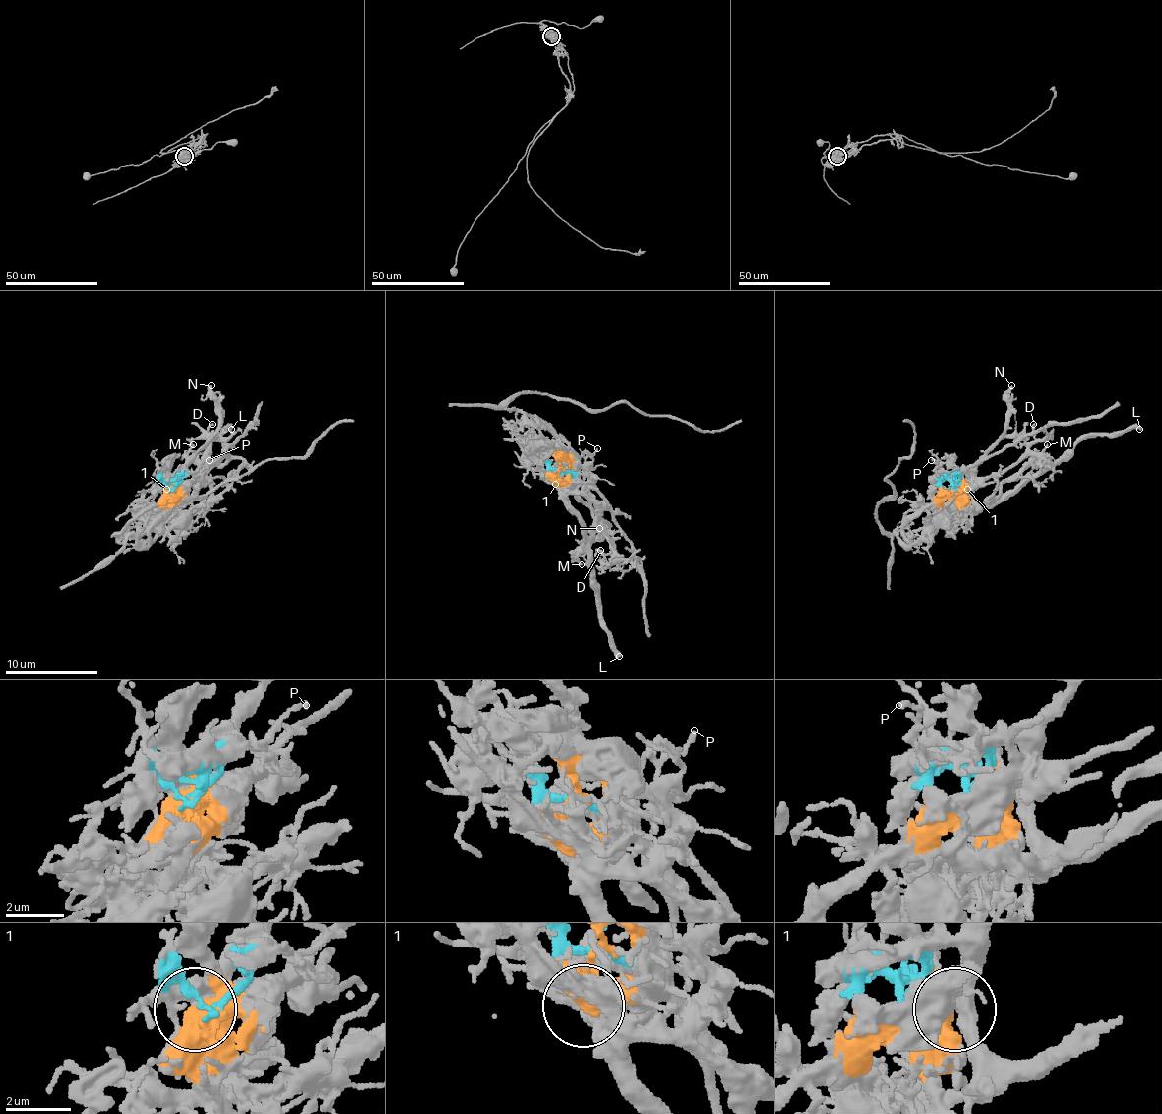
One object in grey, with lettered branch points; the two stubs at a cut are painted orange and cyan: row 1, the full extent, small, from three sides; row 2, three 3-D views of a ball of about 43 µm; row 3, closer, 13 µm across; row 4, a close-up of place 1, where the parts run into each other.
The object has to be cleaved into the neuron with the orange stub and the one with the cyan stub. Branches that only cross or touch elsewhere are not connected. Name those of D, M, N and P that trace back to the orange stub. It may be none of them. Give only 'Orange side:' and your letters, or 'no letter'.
Orange side: D

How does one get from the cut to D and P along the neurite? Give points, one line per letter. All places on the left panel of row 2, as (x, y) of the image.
D: (173, 490), (194, 483), (217, 460), (222, 444), (213, 437), (213, 423)
P: (173, 490), (180, 474), (194, 472), (208, 460)

